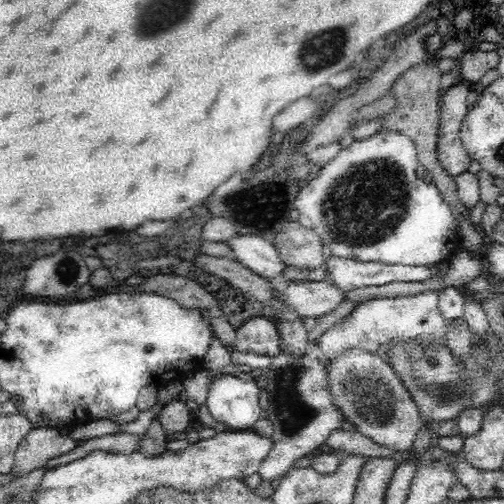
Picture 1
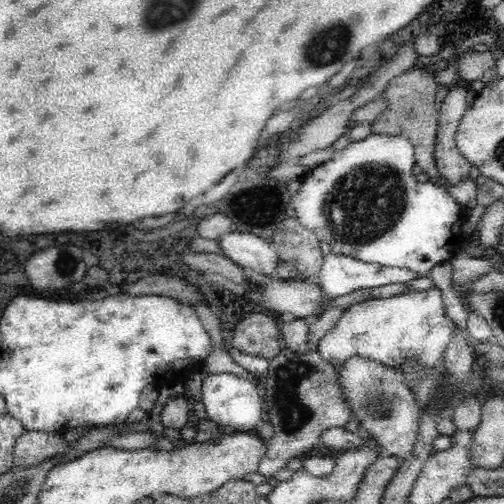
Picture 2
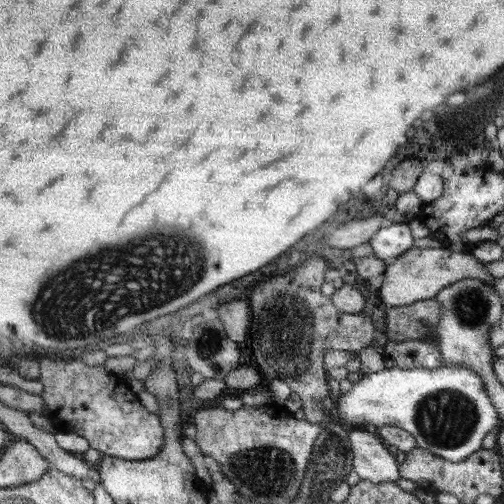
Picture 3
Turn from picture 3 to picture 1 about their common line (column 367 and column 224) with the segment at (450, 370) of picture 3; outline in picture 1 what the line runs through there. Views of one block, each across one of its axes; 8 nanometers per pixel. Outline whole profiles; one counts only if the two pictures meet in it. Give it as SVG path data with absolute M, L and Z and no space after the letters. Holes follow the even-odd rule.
M222 374L220 378L212 378L208 384L208 396L206 396L206 410L210 416L218 422L224 422L234 432L252 432L254 424L262 418L262 408L258 406L258 398L262 392L262 382L252 376L234 376L234 374Z

